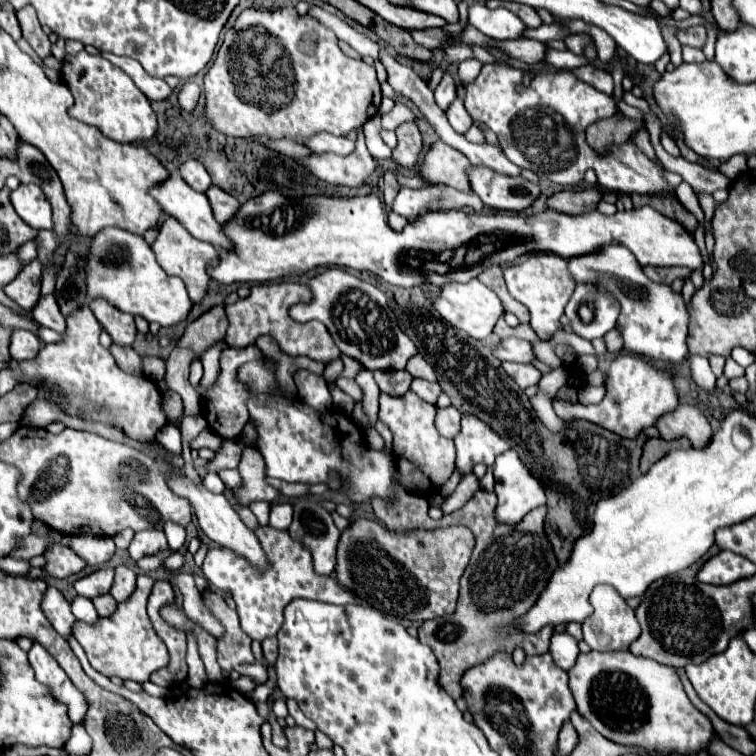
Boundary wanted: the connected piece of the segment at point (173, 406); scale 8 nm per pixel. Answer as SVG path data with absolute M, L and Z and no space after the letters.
M165 392L161 396L161 406L163 406L163 414L167 416L169 424L175 424L183 418L183 402L179 398L179 394L175 392Z

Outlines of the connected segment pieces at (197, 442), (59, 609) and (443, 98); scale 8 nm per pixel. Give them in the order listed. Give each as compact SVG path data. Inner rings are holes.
M205 428L197 438L193 438L191 442L189 442L189 446L191 446L191 450L199 450L199 448L211 448L211 450L219 450L219 446L221 446L221 442L223 442L223 438L219 438L219 436L215 436L209 428Z
M49 588L45 598L43 598L43 612L49 618L49 622L53 624L53 628L61 634L61 636L69 636L71 634L71 626L75 622L75 616L71 612L69 602L63 598L63 594L57 588Z
M445 74L441 84L435 88L435 102L439 102L441 110L447 110L449 102L455 100L455 90L457 90L457 80L451 74Z

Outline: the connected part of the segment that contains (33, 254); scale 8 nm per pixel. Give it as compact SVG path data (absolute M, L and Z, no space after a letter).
M31 240L31 242L27 242L27 244L21 246L21 250L19 250L19 258L23 258L23 264L29 264L31 260L37 258L37 248L39 248L37 240Z

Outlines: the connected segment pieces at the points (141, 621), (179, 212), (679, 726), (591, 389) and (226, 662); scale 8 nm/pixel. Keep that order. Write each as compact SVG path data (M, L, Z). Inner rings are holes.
M149 574L137 576L137 590L131 594L129 602L121 602L113 616L99 618L95 624L85 624L81 620L73 626L73 636L83 646L91 666L101 672L103 676L111 678L117 676L121 680L135 680L135 682L147 682L151 672L165 668L169 664L169 654L165 644L155 634L151 620L147 616L147 598L153 590L155 580Z
M171 174L161 186L153 188L153 190L151 190L151 196L157 198L157 202L163 206L163 210L165 210L169 216L177 218L195 238L213 244L217 250L233 252L231 240L225 236L223 228L221 228L219 222L213 218L213 210L211 210L211 204L209 204L209 200L207 200L207 196L205 196L203 192L191 190L191 186L187 186L187 182L181 182L179 174Z
M587 652L587 654L579 654L577 658L577 664L569 670L569 686L573 690L573 696L575 696L575 702L577 702L577 710L579 714L591 722L591 726L603 734L605 738L617 742L617 744L625 744L625 746L641 746L641 748L649 748L649 750L679 750L679 752L699 752L703 748L709 746L709 740L713 738L715 730L711 730L711 722L707 722L707 716L701 714L693 704L691 700L687 698L685 690L683 690L683 684L679 682L679 676L675 674L675 668L669 668L669 666L663 666L659 662L653 662L653 660L647 660L647 658L639 658L639 656L633 656L631 652Z
M585 386L579 390L579 402L581 404L599 404L605 396L603 386Z
M215 592L207 594L203 600L225 626L225 634L223 634L223 638L219 638L219 644L217 644L219 666L227 672L235 670L241 676L249 676L255 684L265 684L267 666L263 662L255 660L255 656L251 652L251 638L247 638L247 634L241 630L237 612L231 610L225 604L225 600Z

